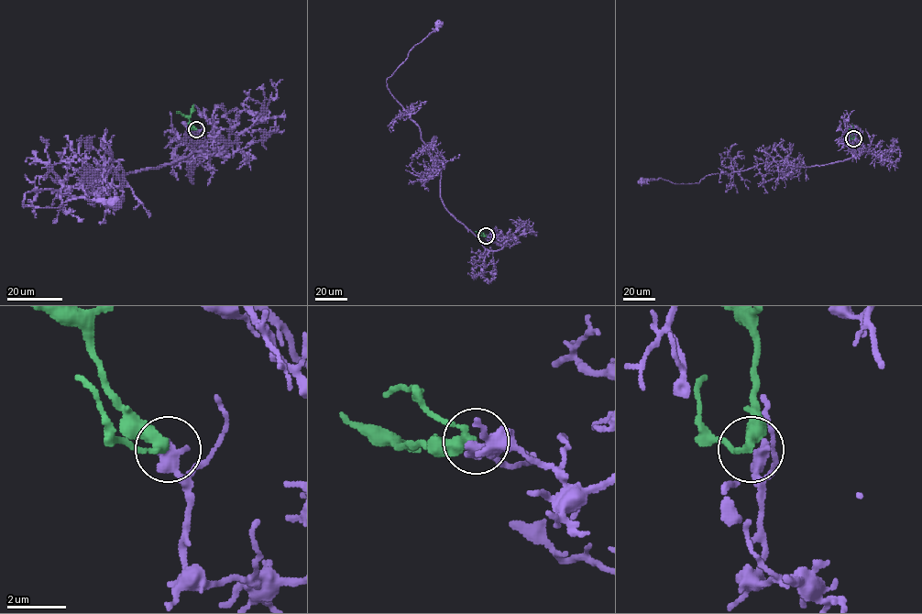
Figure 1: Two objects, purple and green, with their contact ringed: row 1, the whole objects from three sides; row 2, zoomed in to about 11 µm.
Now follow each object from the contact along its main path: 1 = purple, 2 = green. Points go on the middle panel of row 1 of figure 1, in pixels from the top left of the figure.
1: (487, 235), (503, 246), (487, 249), (446, 209), (441, 171), (386, 82), (439, 25)
2: (487, 235), (475, 231)

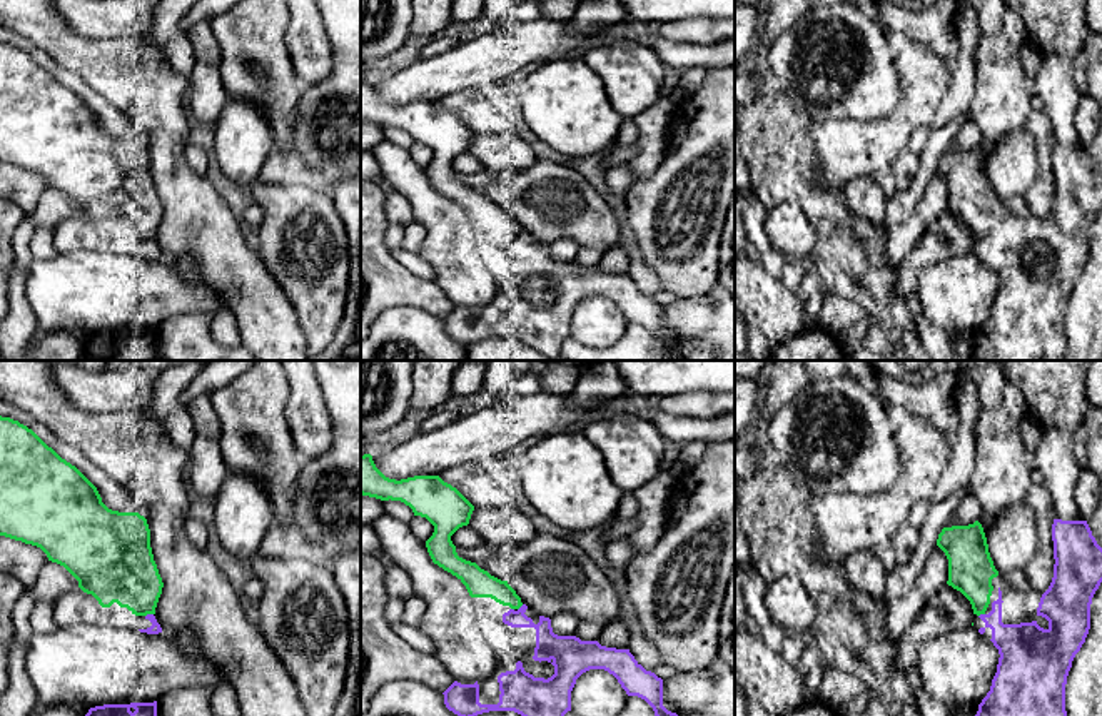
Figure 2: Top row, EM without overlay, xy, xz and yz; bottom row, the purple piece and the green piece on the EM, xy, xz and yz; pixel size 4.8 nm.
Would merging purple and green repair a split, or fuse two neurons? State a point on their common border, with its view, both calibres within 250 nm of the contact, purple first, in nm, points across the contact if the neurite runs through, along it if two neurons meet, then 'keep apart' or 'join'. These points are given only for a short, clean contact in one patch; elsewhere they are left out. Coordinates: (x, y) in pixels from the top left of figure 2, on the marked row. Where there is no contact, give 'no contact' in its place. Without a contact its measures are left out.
xy (149, 615) | 50/320 nm | join

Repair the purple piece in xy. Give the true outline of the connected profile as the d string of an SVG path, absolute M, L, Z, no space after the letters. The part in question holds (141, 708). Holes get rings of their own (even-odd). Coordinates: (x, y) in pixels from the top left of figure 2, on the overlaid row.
M157 701L95 706L85 716L157 716Z

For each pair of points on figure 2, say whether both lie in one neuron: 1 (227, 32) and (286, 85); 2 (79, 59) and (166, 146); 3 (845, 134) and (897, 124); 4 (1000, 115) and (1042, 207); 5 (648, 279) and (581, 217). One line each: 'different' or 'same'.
1: same
2: same
3: same
4: different
5: same

